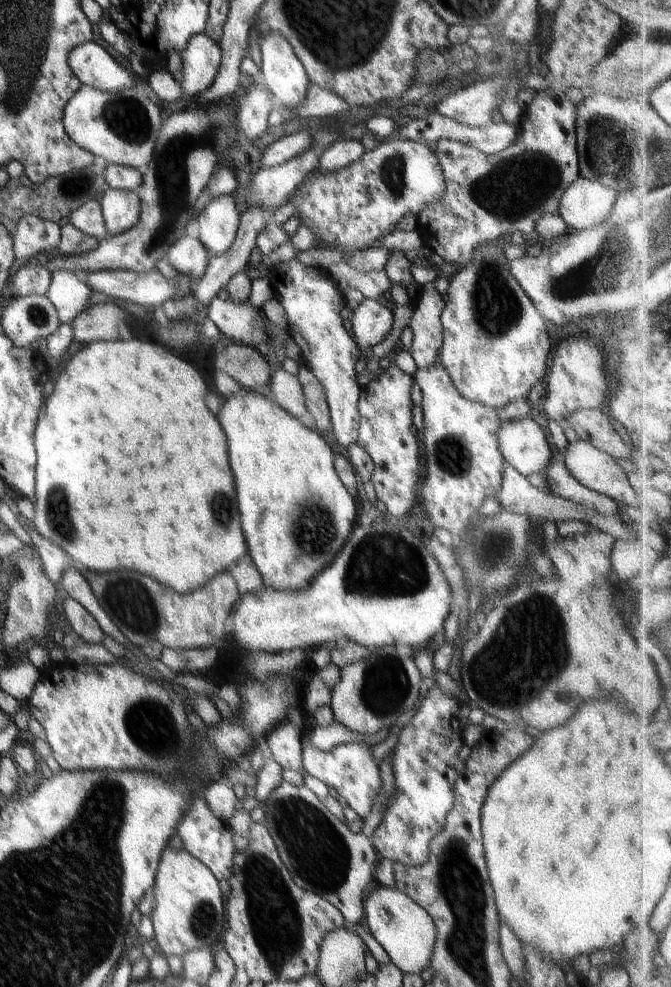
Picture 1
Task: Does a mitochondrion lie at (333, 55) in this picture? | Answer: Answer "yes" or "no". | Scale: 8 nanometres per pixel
yes

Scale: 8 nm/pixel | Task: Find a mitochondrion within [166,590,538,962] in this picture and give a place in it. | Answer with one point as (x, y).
(319, 854)

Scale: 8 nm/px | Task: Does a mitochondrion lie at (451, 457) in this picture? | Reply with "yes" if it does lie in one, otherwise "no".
yes

